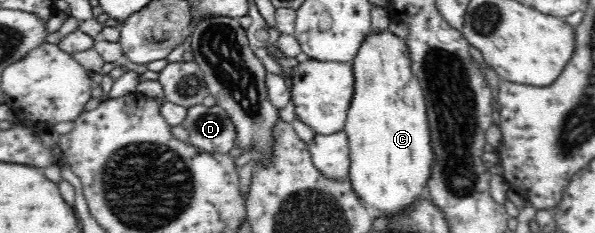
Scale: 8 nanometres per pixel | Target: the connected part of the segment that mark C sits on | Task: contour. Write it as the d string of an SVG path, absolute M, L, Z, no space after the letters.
M389 27L365 35L363 43L351 62L354 93L344 122L344 133L349 146L349 179L353 190L359 192L368 204L377 206L381 215L395 214L411 204L427 180L432 167L430 128L426 111L426 100L419 79L413 74L409 60L409 45L405 39L389 30Z

